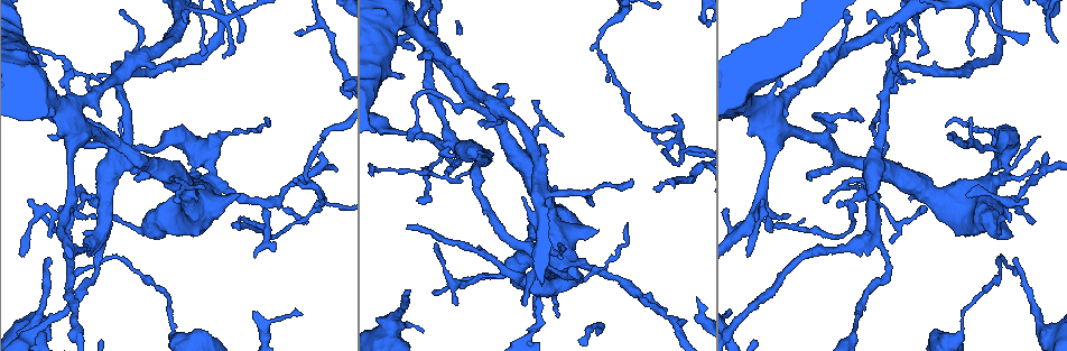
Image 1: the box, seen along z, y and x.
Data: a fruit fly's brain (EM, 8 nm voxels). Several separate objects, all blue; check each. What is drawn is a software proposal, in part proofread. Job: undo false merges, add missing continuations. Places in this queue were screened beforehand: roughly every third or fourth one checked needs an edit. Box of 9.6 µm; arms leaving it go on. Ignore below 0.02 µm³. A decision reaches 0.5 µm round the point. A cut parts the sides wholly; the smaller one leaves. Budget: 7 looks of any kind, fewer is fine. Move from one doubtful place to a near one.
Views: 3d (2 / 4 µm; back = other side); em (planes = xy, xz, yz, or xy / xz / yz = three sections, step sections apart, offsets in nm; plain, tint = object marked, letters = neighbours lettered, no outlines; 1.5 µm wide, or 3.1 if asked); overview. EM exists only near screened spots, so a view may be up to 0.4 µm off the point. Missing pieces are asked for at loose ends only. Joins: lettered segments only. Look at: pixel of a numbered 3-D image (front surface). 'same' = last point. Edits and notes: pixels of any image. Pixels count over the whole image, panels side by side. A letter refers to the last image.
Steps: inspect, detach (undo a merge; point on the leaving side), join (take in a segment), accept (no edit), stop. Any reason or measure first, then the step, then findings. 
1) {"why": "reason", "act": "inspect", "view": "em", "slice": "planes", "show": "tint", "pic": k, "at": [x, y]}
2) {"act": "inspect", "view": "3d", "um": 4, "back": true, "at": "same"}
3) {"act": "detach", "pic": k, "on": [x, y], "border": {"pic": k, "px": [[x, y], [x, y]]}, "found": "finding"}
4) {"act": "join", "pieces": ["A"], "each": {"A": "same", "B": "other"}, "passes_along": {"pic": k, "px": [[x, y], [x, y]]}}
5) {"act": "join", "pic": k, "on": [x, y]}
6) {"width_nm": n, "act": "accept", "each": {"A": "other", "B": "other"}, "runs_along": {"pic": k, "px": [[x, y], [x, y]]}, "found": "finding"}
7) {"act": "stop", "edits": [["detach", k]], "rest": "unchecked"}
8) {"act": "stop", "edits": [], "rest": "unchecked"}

{"why": "free end", "act": "inspect", "view": "em", "slice": "xz", "step": 4, "show": "tint", "pic": 1, "at": [914, 34]}

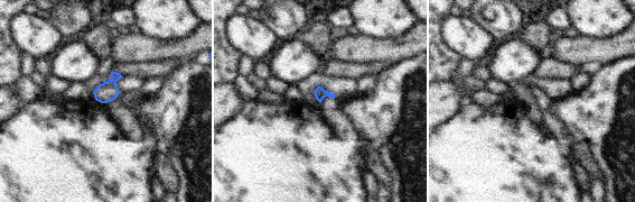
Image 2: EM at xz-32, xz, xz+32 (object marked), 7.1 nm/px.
{"act": "inspect", "view": "em", "slice": "planes", "show": "letters", "at": "same"}

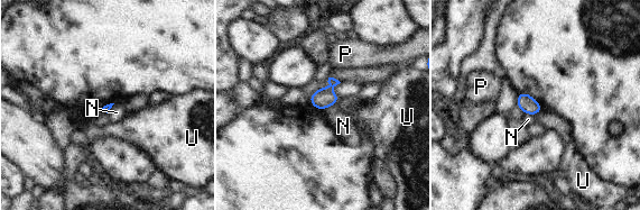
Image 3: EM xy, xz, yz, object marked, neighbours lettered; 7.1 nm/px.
{"act": "accept", "each": {"N": "other", "P": "other", "U": "other"}, "border": {"pic": 3, "px": [[335, 103], [323, 111]]}, "found": "none of them fits"}

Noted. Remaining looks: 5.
{"why": "narrows sharply", "act": "inspect", "view": "em", "slice": "planes", "show": "tint", "pic": 1, "at": [239, 218]}

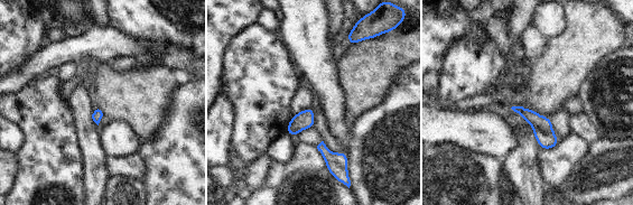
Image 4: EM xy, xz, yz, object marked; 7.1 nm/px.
{"act": "inspect", "view": "em", "slice": "planes", "show": "letters", "at": "same"}

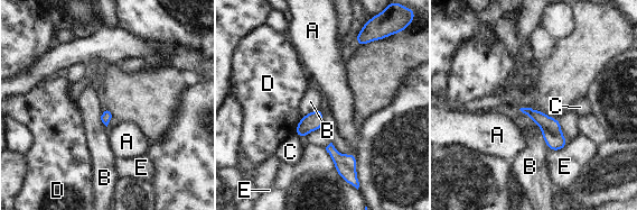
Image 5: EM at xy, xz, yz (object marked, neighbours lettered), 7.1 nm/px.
{"act": "detach", "pic": 5, "on": [554, 142], "each": {"A": "other", "B": "other", "C": "other", "D": "other", "E": "other"}, "found": "two neurons meet here"}

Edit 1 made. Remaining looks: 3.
{"act": "inspect", "view": "overview"}

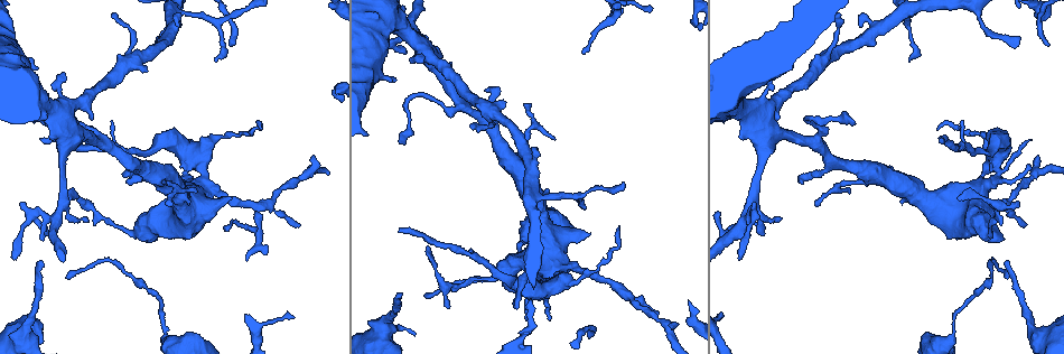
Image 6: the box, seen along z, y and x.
{"why": "stops while still wide", "act": "inspect", "view": "3d", "um": 4, "pic": 6, "at": [742, 136]}

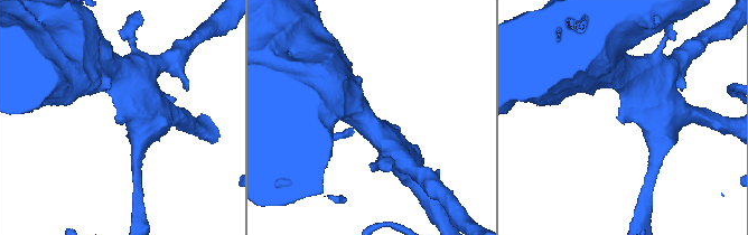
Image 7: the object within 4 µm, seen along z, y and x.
{"act": "inspect", "view": "em", "slice": "planes", "show": "letters", "pic": 7, "at": [624, 123]}

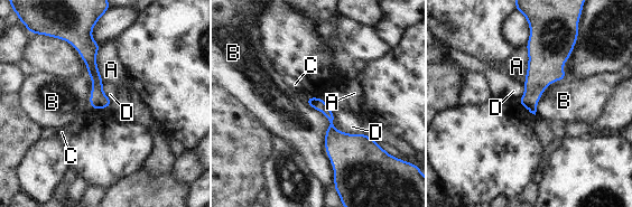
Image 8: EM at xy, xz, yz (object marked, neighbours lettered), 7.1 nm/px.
{"act": "accept", "each": {"A": "other", "B": "other", "C": "other", "D": "other"}, "runs_along": {"pic": 8, "px": [[93, 46], [96, 96], [105, 105]]}, "found": "none of them fits"}

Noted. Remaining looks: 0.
{"act": "stop", "edits": [["detach", 5]], "rest": "unchecked"}

